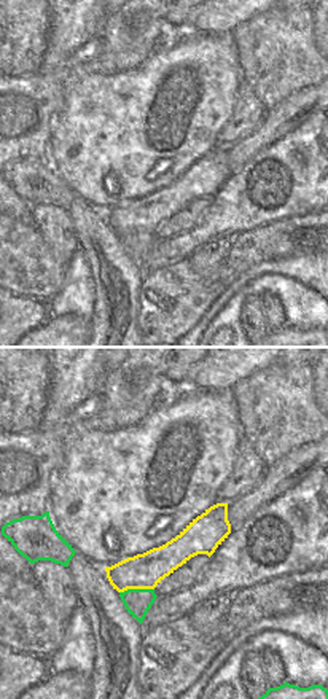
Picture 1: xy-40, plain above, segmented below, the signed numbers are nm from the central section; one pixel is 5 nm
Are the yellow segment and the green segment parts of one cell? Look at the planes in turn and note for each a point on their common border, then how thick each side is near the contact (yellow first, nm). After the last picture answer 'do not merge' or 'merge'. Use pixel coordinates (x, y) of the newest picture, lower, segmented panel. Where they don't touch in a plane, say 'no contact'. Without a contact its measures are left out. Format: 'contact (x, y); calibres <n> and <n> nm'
contact (136, 588); calibres 180 and 140 nm

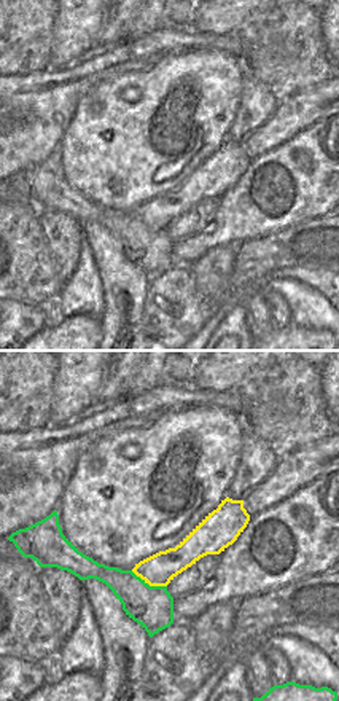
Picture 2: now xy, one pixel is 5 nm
contact (148, 583); calibres 160 and 200 nm

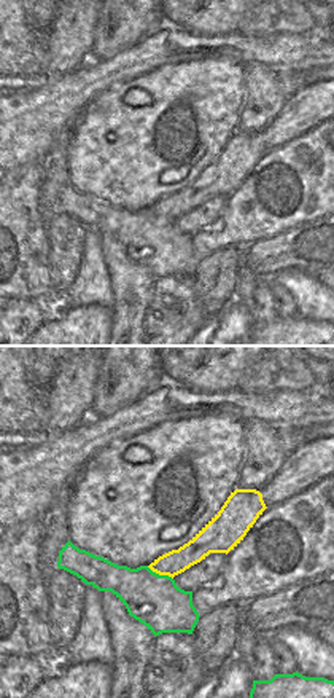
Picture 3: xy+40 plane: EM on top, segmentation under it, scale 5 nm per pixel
contact (159, 574); calibres 120 and 260 nm

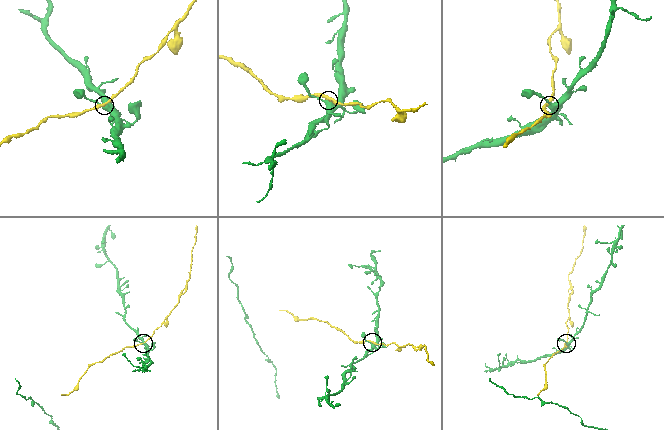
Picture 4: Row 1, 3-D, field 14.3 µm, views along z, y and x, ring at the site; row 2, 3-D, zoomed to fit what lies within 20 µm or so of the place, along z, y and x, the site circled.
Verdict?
do not merge

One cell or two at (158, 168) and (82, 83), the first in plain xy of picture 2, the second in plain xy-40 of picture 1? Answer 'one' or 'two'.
one

